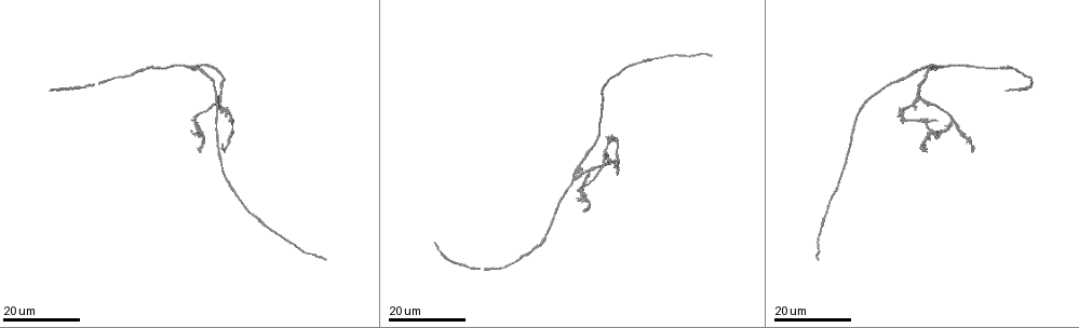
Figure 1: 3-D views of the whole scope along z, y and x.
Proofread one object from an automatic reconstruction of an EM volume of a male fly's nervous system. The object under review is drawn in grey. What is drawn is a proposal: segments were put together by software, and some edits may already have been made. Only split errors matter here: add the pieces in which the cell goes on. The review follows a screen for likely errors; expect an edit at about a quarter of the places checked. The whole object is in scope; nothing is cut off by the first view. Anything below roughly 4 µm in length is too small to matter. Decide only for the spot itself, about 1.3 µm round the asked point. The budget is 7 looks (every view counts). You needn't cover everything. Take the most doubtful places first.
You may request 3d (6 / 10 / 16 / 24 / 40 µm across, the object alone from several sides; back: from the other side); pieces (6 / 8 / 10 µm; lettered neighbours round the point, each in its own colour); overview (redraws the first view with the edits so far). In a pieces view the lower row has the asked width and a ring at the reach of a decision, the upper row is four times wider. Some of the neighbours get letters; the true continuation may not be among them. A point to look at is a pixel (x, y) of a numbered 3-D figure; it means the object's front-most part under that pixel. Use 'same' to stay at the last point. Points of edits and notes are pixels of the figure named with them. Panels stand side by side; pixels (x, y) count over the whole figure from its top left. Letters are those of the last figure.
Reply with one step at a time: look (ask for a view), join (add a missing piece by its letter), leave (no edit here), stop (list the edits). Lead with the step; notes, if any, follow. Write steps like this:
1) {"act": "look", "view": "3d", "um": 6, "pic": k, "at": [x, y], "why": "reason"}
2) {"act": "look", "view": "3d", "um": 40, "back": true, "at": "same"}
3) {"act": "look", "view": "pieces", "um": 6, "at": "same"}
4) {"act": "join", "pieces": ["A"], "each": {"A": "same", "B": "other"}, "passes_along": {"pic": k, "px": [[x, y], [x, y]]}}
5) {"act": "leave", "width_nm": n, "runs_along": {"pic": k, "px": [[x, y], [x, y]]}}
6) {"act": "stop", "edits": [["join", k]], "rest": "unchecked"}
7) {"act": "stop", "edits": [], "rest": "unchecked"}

{"act": "look", "view": "3d", "um": 16, "pic": 1, "at": [711, 54], "why": "branch stops here"}

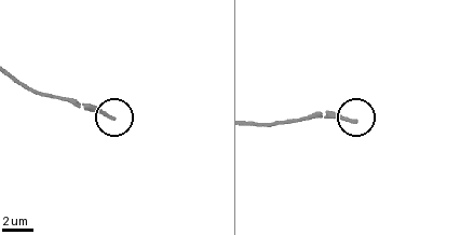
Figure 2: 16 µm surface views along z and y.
{"act": "look", "view": "pieces", "um": 10, "pic": 2, "at": [354, 121], "why": "see the neighbours"}

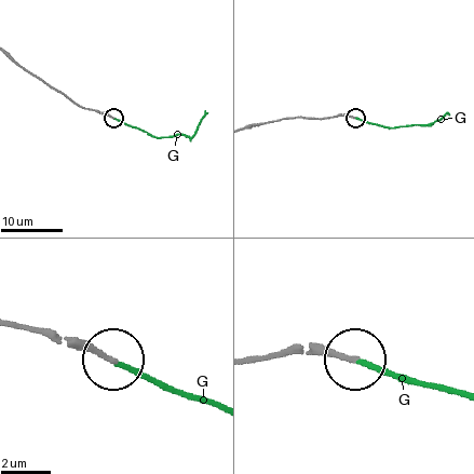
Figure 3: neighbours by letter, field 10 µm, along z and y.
{"act": "join", "pieces": ["G"], "each": {"G": "same"}, "found": "the cell continues"}

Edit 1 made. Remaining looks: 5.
{"act": "look", "view": "3d", "um": 16, "pic": 1, "at": [198, 153], "why": "long arm stops here"}

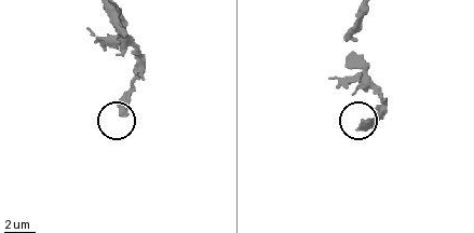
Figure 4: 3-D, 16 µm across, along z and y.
{"act": "look", "view": "pieces", "um": 10, "pic": 4, "at": [364, 123], "why": "what lies round it"}

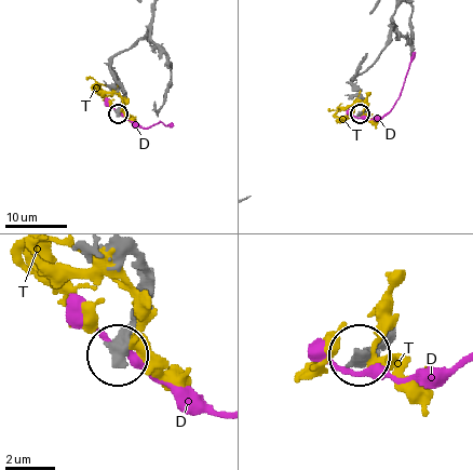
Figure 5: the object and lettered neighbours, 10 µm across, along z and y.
{"act": "leave", "each": {"D": "other", "T": "other"}, "found": "no lettered piece goes on from it"}

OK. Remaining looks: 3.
{"act": "look", "view": "3d", "um": 16, "pic": 1, "at": [433, 243]}

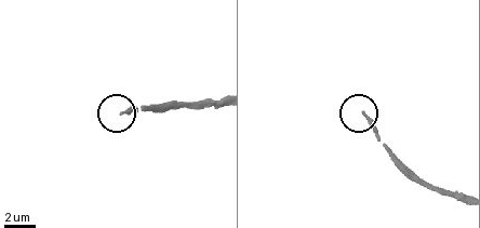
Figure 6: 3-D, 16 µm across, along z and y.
{"act": "look", "view": "3d", "um": 10, "pic": 6, "at": [123, 114]}

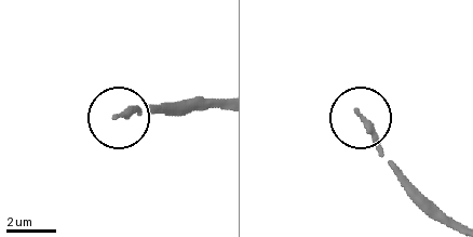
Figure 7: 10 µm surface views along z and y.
{"act": "look", "view": "pieces", "um": 6, "pic": 7, "at": [114, 116]}

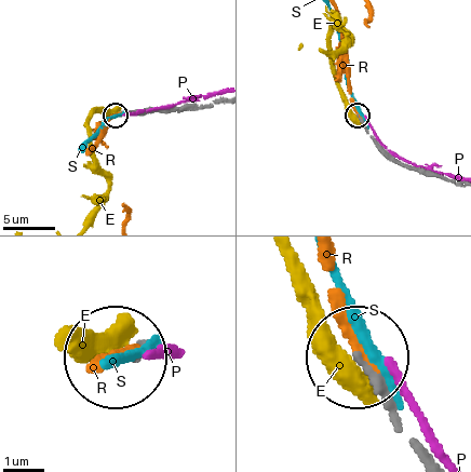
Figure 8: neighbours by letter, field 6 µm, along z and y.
{"act": "join", "pieces": ["R"], "each": {"E": "other", "P": "other", "R": "same", "S": "other"}, "passes_along": {"pic": 8, "px": [[418, 453], [366, 366], [325, 256]]}, "found": "the cell continues"}

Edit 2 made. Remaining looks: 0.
{"act": "stop", "edits": [["join", 3], ["join", 8]], "rest": "unchecked"}

